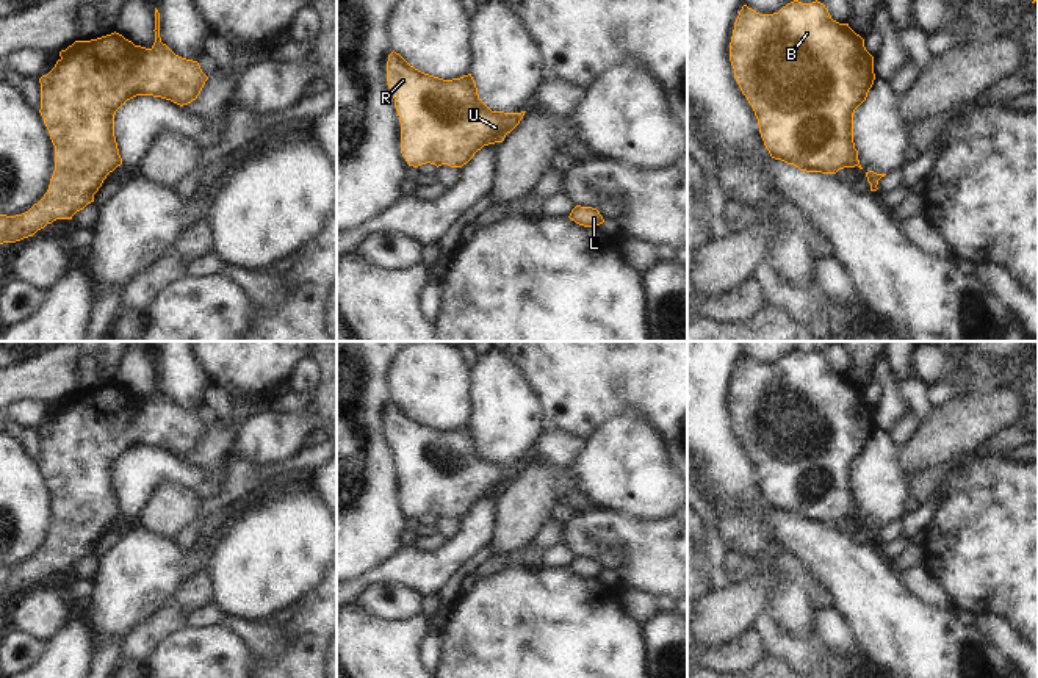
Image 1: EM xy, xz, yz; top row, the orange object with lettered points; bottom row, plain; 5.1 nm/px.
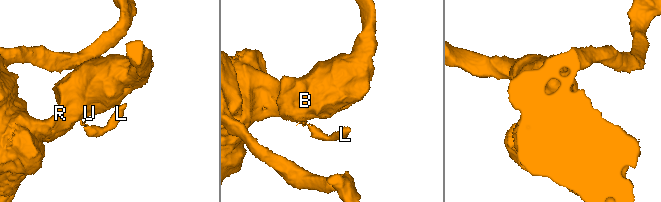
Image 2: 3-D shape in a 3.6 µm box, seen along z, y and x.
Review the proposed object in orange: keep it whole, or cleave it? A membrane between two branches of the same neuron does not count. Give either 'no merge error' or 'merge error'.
merge error

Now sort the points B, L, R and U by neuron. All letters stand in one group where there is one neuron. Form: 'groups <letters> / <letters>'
groups B R U / L

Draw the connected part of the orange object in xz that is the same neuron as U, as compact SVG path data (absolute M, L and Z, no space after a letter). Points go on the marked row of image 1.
M395 50L387 61L387 81L401 122L401 153L409 166L431 163L462 168L484 146L503 142L526 111L492 111L478 94L471 74L443 80L410 66Z

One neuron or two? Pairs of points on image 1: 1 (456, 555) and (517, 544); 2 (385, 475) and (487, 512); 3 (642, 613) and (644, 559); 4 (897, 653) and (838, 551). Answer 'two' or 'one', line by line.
1: two
2: two
3: two
4: one

